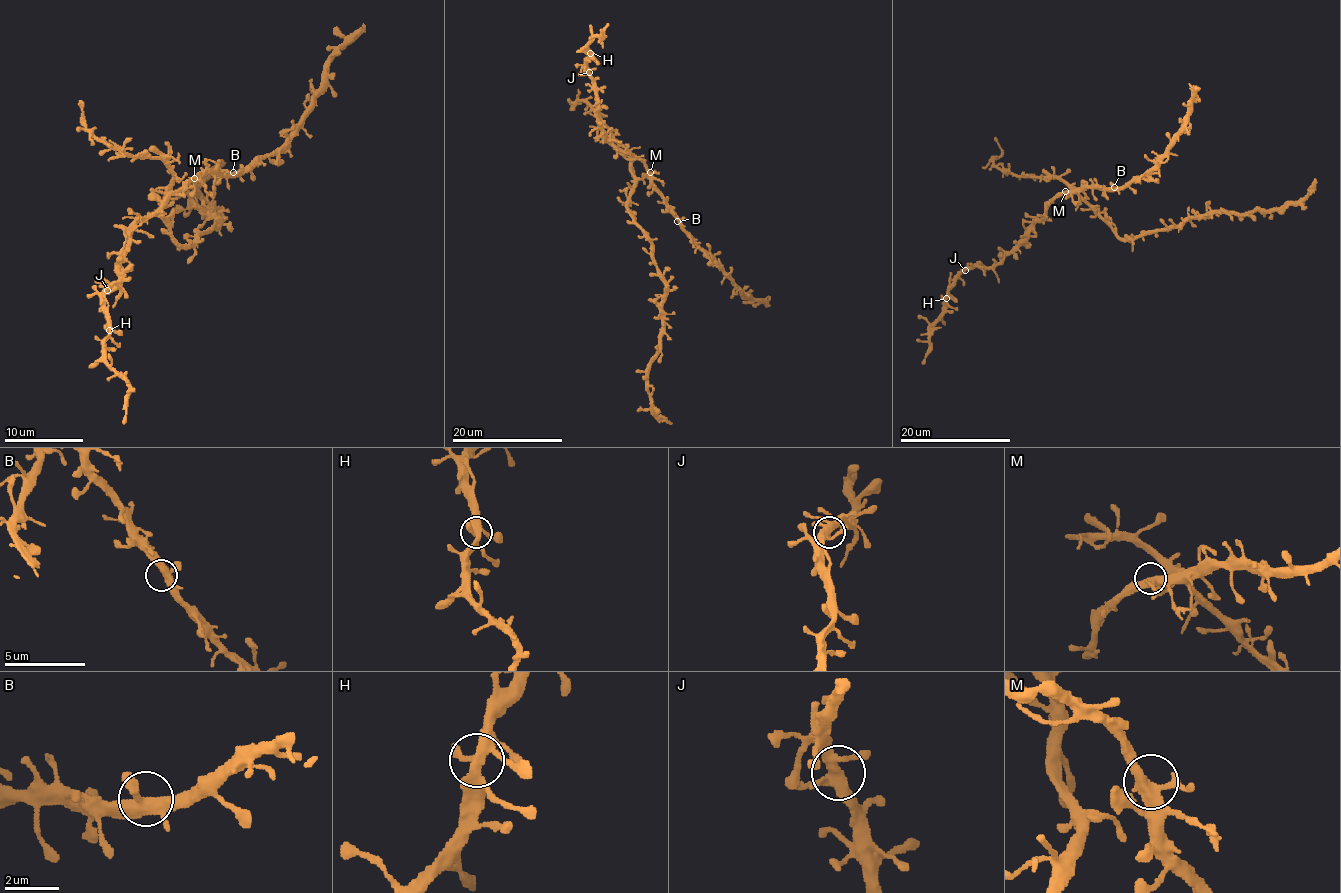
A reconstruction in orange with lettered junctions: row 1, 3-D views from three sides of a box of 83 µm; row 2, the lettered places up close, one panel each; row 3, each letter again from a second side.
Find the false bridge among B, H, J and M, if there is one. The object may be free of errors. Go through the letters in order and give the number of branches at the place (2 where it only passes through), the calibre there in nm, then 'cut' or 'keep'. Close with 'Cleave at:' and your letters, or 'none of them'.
B: 4 | 380 nm | keep
H: 6 | 380 nm | keep
J: 5 | 360 nm | keep
M: 5 | 380 nm | keep
Cleave at: none of them

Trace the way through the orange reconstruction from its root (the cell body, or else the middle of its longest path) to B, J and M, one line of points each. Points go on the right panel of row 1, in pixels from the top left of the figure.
B: (1081, 198), (1074, 191), (1070, 194), (1087, 187), (1114, 187)
J: (1081, 198), (1074, 191), (1061, 193), (998, 263), (987, 267), (971, 266), (965, 270)
M: (1081, 198), (1074, 191), (1070, 194), (1065, 191)

